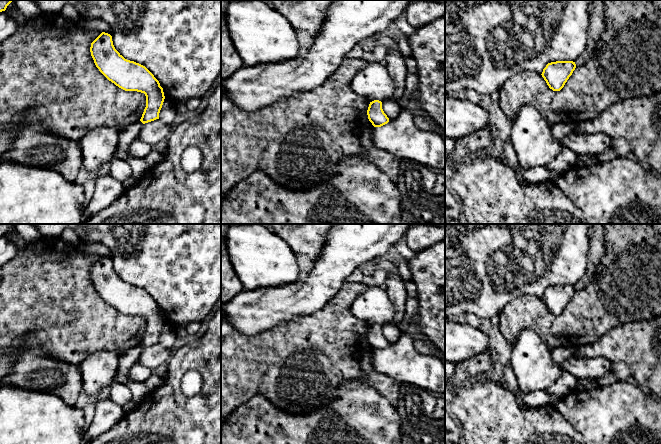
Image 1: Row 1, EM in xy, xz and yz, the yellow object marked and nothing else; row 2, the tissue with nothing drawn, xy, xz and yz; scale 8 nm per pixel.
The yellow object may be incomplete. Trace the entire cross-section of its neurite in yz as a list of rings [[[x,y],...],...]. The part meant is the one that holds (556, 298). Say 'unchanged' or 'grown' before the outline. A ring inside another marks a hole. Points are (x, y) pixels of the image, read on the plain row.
unchanged | [[[556,285],[546,289],[542,301],[553,315],[560,315],[576,292],[573,285]]]

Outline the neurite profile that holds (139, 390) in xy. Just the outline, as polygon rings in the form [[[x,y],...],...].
[[[137,345],[118,358],[118,370],[114,378],[115,381],[127,386],[131,393],[133,402],[139,404],[149,393],[149,389],[144,382],[134,381],[129,377],[130,368],[138,361],[143,347]]]

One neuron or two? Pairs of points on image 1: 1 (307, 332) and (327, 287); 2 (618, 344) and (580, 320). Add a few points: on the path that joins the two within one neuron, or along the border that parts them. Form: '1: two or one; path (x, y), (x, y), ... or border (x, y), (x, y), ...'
1: two; border (334, 296), (318, 310), (294, 319)
2: two; border (628, 322), (615, 326), (607, 333)

